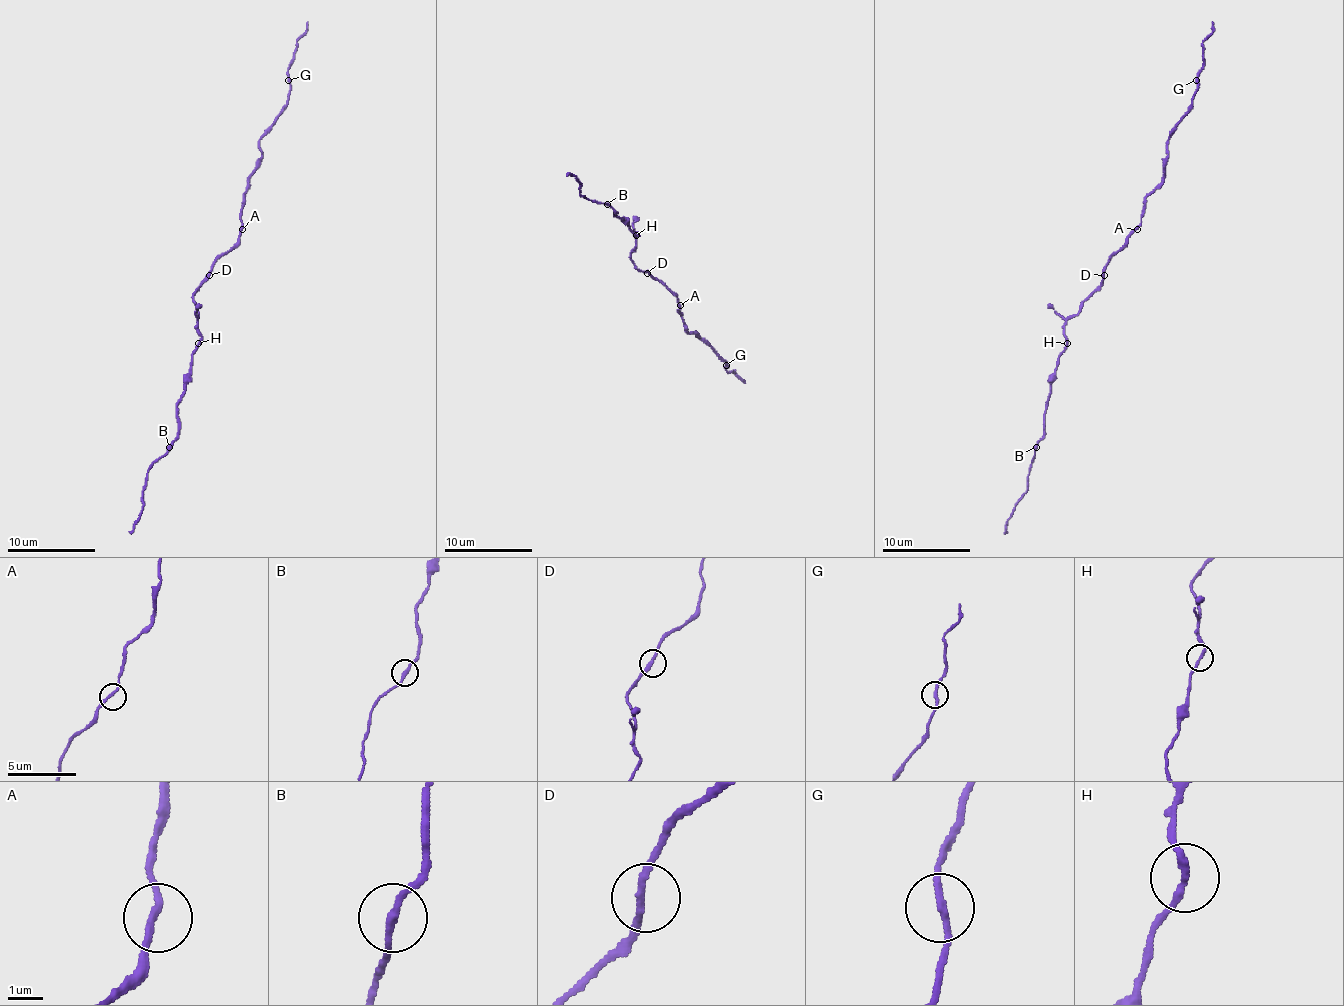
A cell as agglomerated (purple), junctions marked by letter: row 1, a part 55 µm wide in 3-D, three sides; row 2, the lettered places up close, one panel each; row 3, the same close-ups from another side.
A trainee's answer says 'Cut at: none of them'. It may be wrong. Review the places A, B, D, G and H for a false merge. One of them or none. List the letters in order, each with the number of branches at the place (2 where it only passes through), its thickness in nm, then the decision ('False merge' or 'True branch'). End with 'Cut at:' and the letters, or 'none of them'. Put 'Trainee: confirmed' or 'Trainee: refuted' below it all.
A: Branches: 2. Thickness 200 nm. True branch
B: Branches: 2. Thickness 200 nm. True branch
D: Branches: 2. Thickness 220 nm. True branch
G: Branches: 2. Thickness 200 nm. True branch
H: Branches: 2. Thickness 200 nm. True branch
Cut at: none of them
Trainee: confirmed

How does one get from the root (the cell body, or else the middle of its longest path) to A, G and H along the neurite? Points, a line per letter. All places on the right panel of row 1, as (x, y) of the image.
A: (1102, 273), (1106, 262), (1137, 229)
G: (1102, 273), (1141, 220), (1144, 199), (1161, 181), (1170, 131), (1192, 104), (1196, 80)
H: (1102, 273), (1102, 284), (1067, 321), (1067, 343)

